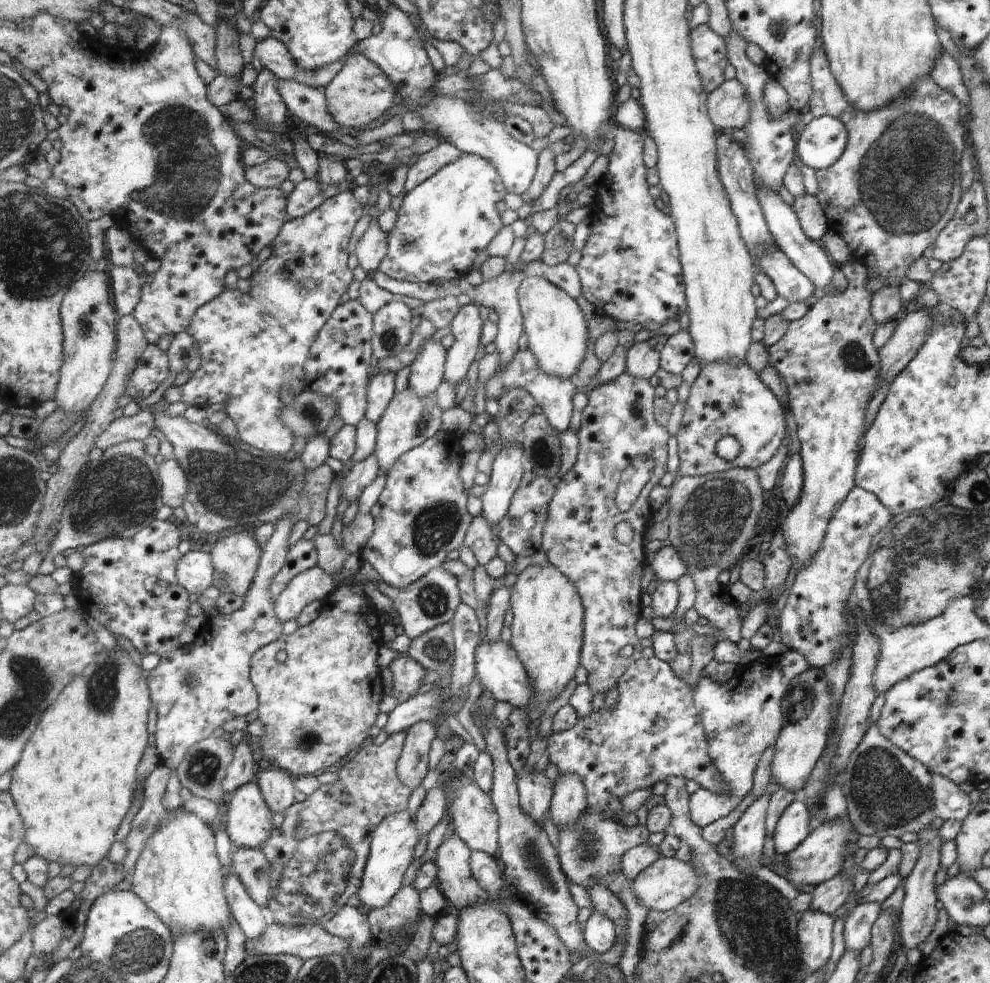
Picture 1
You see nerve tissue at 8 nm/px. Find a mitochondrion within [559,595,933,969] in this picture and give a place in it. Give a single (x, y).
(884, 795)

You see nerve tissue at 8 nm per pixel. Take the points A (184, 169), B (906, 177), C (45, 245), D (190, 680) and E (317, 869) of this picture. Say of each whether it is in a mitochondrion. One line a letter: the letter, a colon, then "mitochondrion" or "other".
A: mitochondrion
B: mitochondrion
C: mitochondrion
D: mitochondrion
E: mitochondrion

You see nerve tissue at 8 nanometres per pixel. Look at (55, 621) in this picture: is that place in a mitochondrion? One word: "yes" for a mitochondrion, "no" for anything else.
no

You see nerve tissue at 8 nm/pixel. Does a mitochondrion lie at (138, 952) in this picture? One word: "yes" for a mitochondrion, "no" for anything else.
yes

